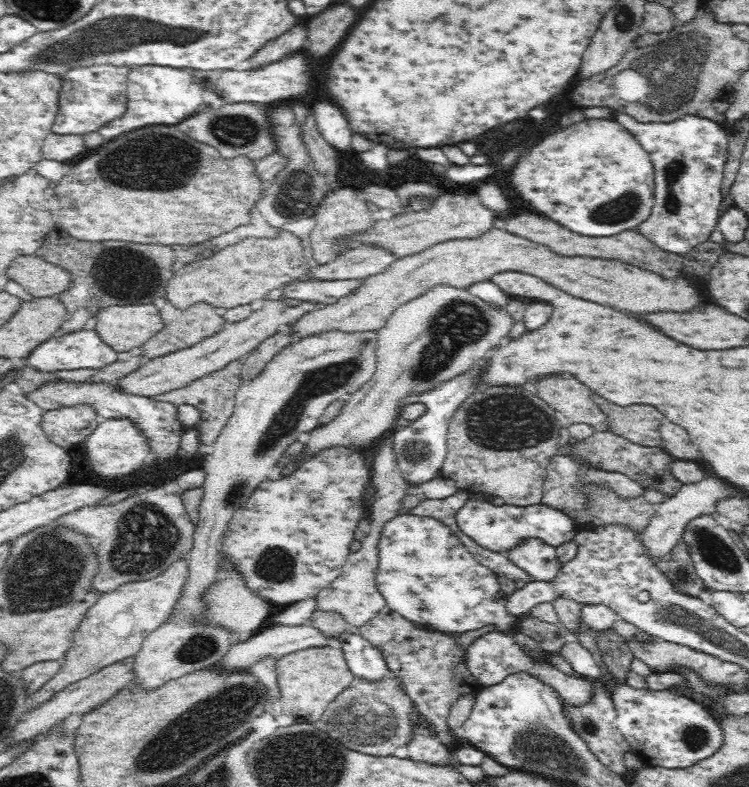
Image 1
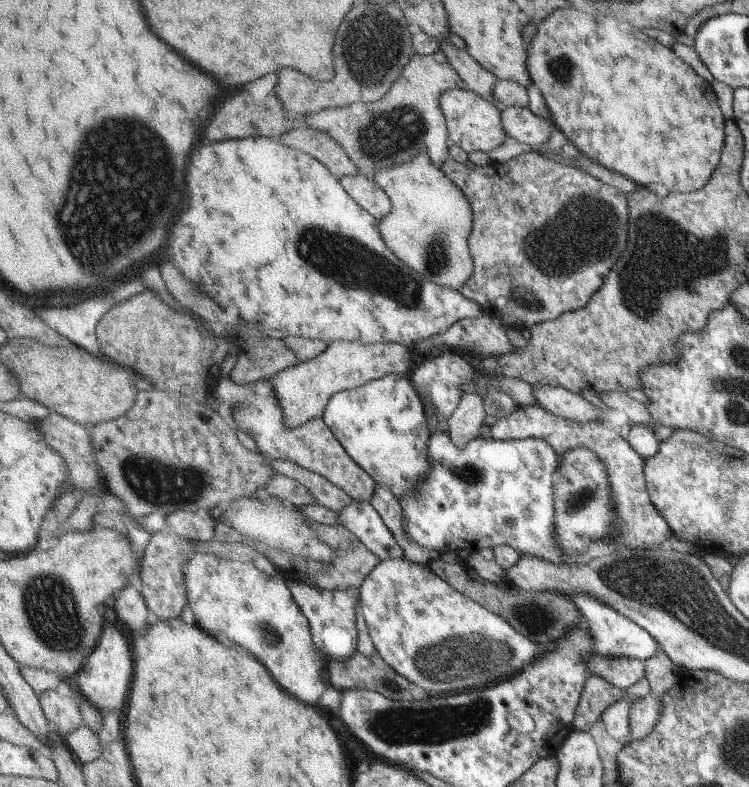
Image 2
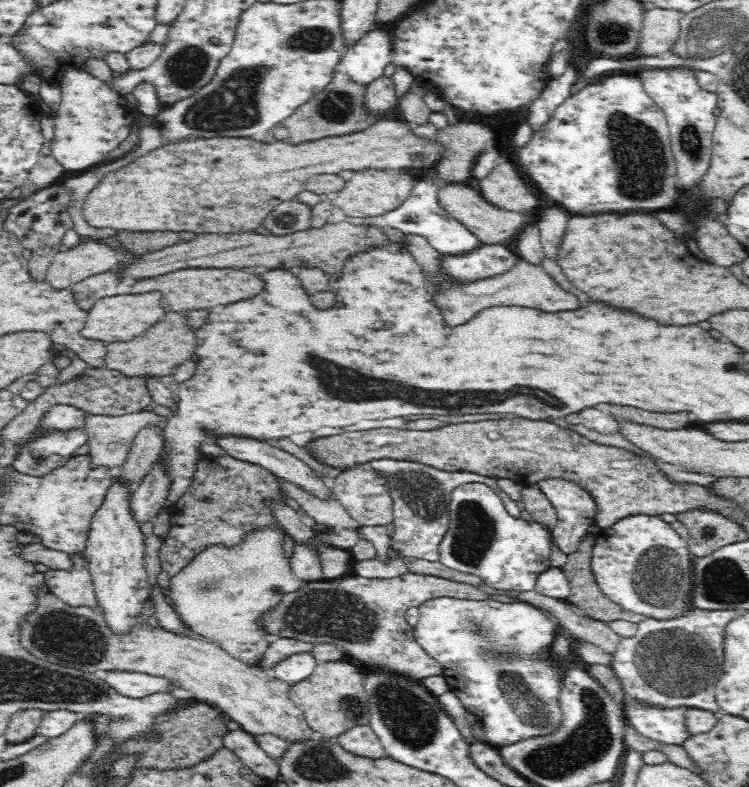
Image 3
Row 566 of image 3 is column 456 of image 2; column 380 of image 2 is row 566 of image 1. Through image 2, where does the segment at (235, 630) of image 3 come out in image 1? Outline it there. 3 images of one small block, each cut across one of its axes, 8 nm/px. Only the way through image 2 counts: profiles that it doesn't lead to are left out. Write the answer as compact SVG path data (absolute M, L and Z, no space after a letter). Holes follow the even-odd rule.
M188 557L164 570L163 574L150 580L129 582L118 586L118 590L101 593L97 602L85 614L76 632L74 644L61 661L61 669L50 681L34 691L28 701L27 712L50 702L56 694L68 685L92 677L101 668L114 662L121 662L128 656L135 656L146 635L159 626L170 615L176 604L179 591L187 576ZM220 557L220 574L222 577L206 592L209 611L206 612L206 616L200 616L200 621L208 621L208 623L228 627L230 631L233 631L236 642L246 642L250 637L257 635L262 626L268 625L266 622L269 621L268 618L271 616L270 611L273 605L262 600L262 597L255 596L254 592L251 592L243 584L239 578L240 575L236 575L232 571L232 567L229 564L223 564L221 559L222 557Z

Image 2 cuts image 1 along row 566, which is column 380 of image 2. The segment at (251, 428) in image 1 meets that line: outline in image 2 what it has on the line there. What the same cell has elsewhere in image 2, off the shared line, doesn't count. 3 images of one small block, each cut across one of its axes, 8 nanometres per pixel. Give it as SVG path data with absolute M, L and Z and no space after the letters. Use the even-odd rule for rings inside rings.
M362 173L357 176L350 176L350 178L344 177L340 180L350 198L360 204L364 210L369 211L378 222L390 213L392 200L373 180L366 178Z

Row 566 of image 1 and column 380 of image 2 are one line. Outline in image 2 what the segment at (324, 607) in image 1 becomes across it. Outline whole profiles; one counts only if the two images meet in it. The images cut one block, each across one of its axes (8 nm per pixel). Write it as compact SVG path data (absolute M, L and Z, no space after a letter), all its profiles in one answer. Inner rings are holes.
M333 342L326 353L302 364L291 365L271 382L277 398L281 398L281 408L285 413L285 424L290 429L308 425L325 415L330 402L347 389L356 389L369 381L387 375L406 375L412 366L410 344L399 342L366 343Z

